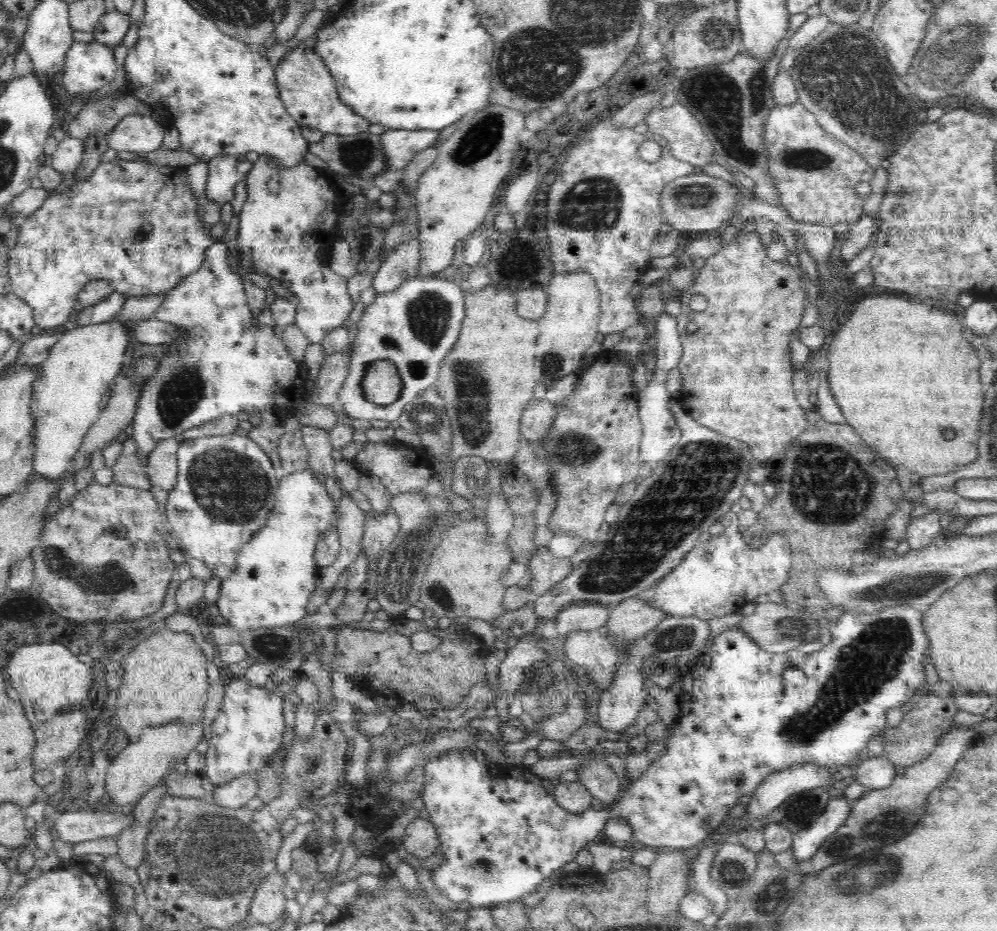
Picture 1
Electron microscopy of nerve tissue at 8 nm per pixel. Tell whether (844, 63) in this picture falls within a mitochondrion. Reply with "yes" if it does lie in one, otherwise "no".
yes

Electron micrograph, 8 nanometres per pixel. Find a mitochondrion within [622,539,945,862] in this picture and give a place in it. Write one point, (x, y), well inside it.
(873, 659)

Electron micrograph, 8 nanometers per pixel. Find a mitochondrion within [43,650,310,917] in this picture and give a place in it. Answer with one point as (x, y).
(221, 856)

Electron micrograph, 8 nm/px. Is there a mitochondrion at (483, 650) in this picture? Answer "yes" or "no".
no

